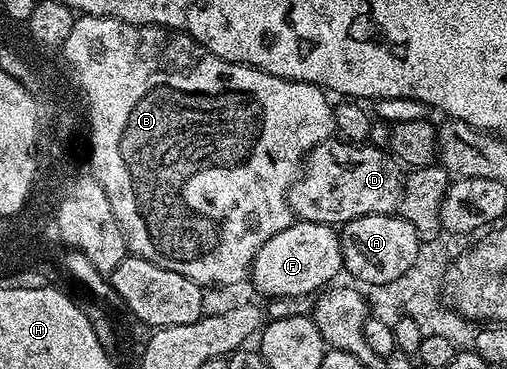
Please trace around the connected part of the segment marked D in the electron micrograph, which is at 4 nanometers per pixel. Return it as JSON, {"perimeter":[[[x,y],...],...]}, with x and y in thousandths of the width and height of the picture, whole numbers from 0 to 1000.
{"perimeter":[[[651,377],[602,425],[570,512],[570,558],[584,596],[671,615],[716,583],[773,580],[789,558],[793,509],[793,450],[761,407],[734,388]]]}

